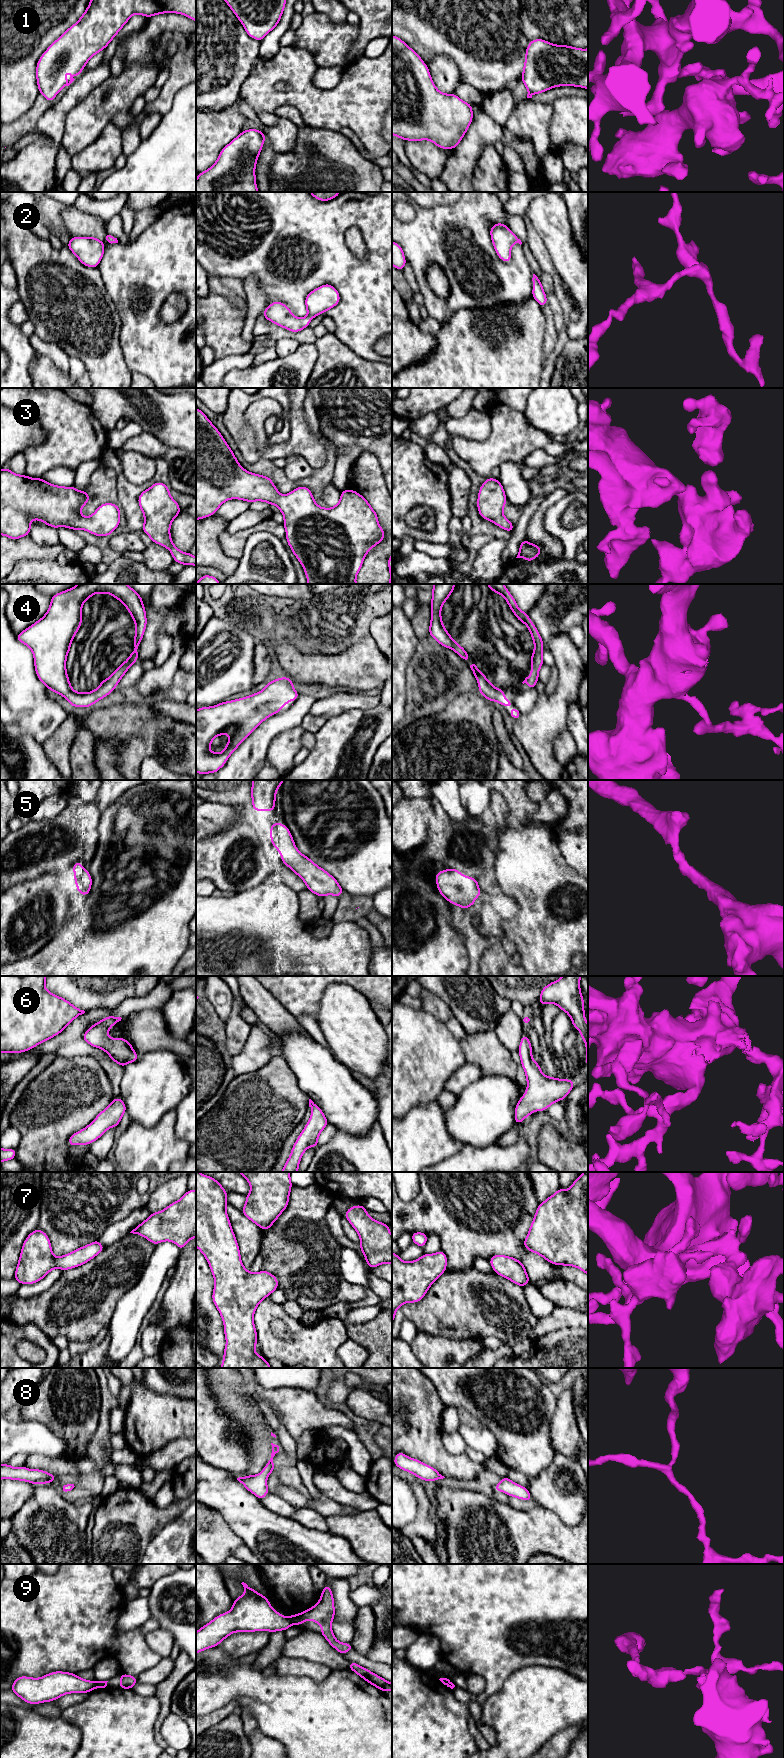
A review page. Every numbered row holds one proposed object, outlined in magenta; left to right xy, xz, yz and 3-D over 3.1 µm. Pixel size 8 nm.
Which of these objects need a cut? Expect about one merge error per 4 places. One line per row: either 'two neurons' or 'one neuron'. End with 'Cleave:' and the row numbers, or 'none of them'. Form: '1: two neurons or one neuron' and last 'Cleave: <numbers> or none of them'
1: one neuron
2: one neuron
3: one neuron
4: one neuron
5: one neuron
6: one neuron
7: one neuron
8: one neuron
9: two neurons
Cleave: 9

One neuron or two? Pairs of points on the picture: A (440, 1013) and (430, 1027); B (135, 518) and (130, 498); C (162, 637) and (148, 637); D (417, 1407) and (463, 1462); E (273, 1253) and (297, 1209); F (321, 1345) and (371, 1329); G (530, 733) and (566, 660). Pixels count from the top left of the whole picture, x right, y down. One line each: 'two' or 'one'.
A: two
B: one
C: two
D: one
E: one
F: two
G: one

